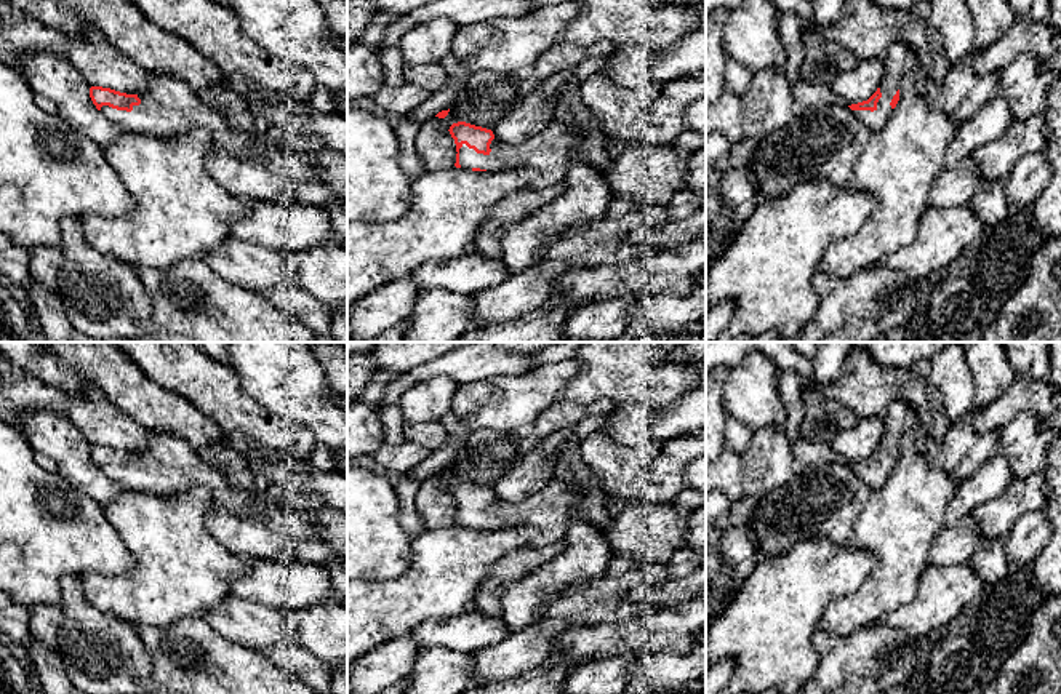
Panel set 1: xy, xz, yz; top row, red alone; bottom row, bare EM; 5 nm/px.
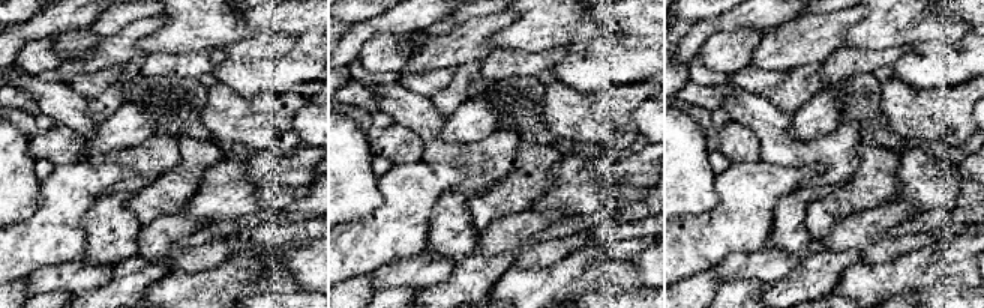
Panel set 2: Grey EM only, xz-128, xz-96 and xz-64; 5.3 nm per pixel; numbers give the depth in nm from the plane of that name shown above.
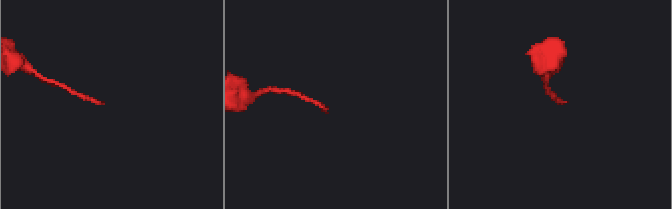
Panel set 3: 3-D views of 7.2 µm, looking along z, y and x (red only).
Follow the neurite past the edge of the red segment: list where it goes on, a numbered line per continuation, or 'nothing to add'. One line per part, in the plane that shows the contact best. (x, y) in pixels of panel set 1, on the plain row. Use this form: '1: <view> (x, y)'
1: xz (549, 509)

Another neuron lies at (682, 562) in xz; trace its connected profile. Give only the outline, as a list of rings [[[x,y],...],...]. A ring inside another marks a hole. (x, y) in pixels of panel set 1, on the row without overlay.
[[[682,547],[671,555],[671,558],[667,560],[667,568],[672,579],[675,579],[691,574],[696,568],[701,566],[704,560],[706,560],[704,555],[688,547]]]

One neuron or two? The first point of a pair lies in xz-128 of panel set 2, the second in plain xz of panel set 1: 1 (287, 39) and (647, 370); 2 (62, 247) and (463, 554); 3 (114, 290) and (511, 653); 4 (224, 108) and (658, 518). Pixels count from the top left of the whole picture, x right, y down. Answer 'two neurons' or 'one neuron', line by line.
1: two neurons
2: one neuron
3: one neuron
4: two neurons

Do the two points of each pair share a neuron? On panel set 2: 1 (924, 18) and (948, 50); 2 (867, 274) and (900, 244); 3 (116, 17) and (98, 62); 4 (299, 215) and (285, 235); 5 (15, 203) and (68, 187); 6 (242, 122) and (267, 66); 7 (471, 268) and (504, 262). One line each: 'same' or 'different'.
1: different
2: different
3: different
4: different
5: different
6: different
7: same

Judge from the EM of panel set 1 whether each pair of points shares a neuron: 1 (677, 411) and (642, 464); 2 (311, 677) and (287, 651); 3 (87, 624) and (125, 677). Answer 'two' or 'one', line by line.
1: two
2: one
3: one

